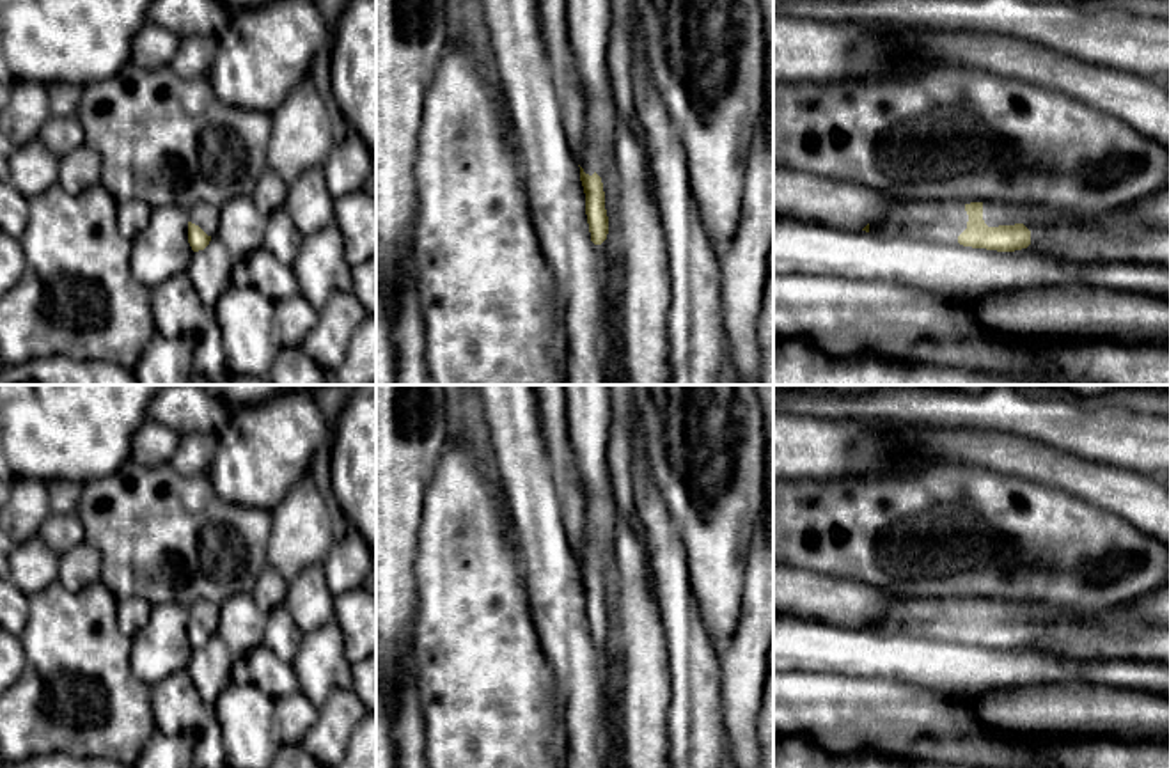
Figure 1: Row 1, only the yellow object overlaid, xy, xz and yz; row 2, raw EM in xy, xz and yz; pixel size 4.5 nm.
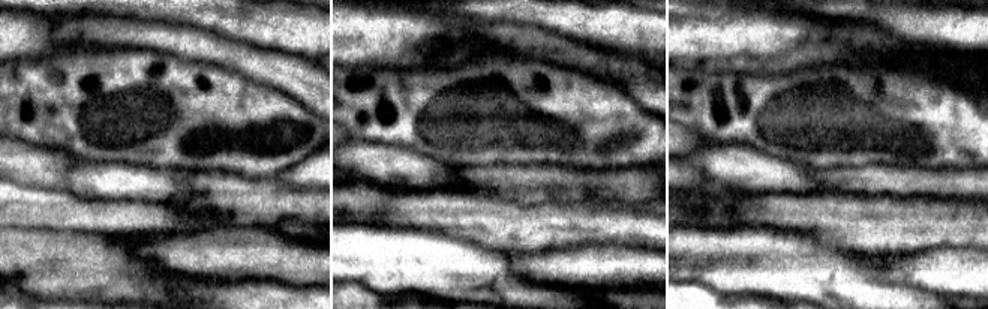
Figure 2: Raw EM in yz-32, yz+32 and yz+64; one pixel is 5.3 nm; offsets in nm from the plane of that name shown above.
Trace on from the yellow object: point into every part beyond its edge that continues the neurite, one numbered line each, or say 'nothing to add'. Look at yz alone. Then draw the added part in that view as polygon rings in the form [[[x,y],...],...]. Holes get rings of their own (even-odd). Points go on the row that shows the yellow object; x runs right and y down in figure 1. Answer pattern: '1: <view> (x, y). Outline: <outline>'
1: yz (994, 215). Outline: [[[983,202],[983,220],[988,227],[1015,225],[1032,220],[1068,220],[1084,222],[1086,218],[1070,216],[1061,211],[1048,209],[1045,206],[1020,206],[1020,204],[995,204]]]
2: yz (944, 222). Outline: [[[894,200],[876,222],[869,223],[869,234],[958,243],[967,222],[963,202]]]

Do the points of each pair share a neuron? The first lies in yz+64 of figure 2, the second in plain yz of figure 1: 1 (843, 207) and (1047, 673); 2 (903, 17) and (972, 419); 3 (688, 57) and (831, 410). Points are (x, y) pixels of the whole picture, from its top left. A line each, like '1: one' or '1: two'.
1: one
2: one
3: two

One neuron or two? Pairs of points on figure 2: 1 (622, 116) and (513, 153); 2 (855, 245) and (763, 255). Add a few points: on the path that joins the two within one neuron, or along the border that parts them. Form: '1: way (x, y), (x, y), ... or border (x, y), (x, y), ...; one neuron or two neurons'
1: way (595, 125), (567, 125), (540, 134); one neuron
2: border (793, 231), (853, 258); two neurons

